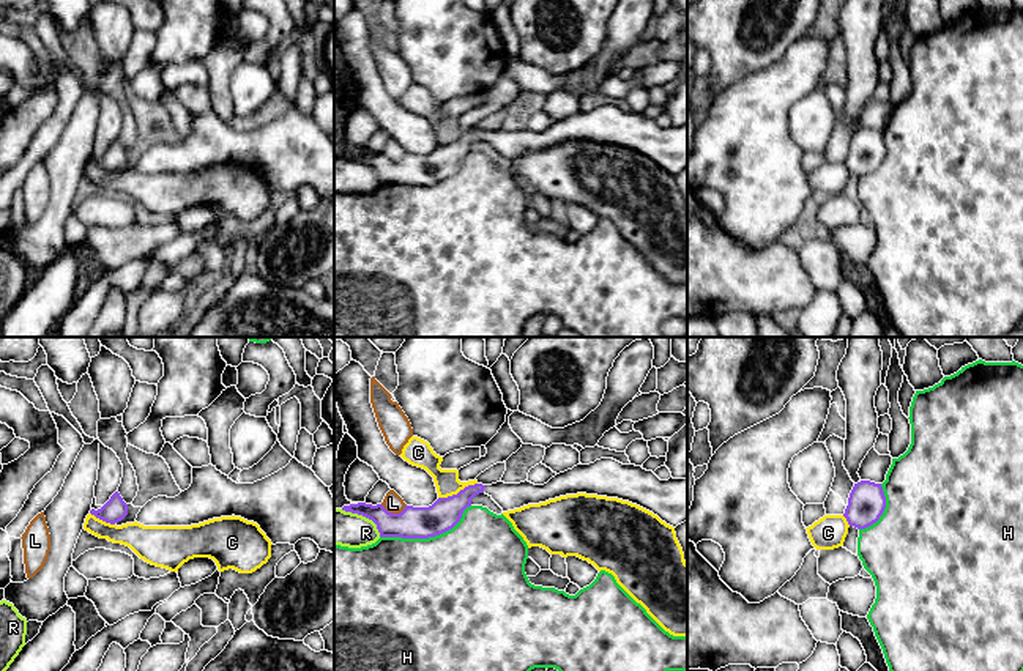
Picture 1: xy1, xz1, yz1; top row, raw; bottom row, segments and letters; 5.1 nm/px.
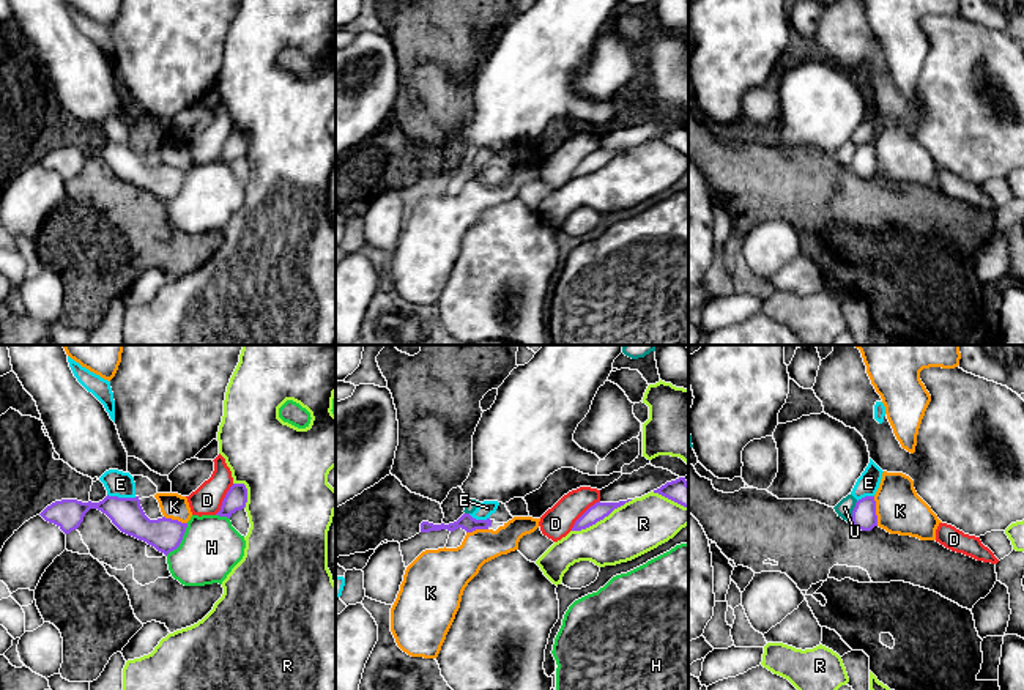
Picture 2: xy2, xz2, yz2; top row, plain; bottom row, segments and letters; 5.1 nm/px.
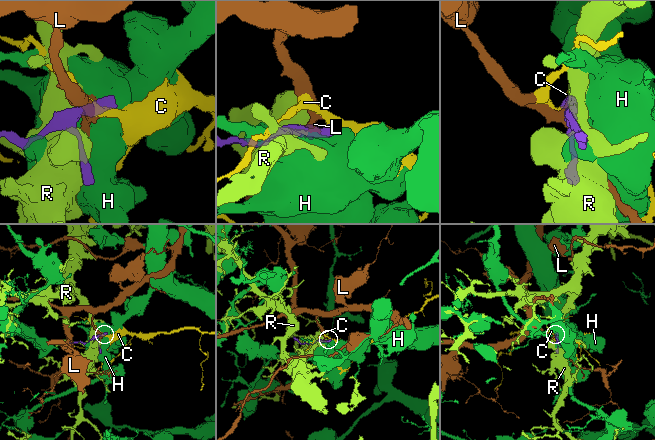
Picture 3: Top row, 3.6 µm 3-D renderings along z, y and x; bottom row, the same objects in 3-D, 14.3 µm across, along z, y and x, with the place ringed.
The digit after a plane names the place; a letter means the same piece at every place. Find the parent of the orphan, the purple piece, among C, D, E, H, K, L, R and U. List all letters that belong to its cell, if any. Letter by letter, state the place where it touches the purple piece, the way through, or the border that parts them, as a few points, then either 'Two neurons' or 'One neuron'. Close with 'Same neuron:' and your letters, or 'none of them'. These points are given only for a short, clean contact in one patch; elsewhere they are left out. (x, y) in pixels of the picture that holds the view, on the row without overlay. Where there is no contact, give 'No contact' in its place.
C: Touches purple at xz1 (459, 139). Boundary: xz1 (476, 129), (438, 145). Two neurons
D: Touches purple at xz2 (583, 161). Two neurons
E: Touches purple at xy2 (122, 145). Boundary: xy2 (107, 140), (136, 144). Two neurons
H: Touches purple at xz1 (427, 185). Two neurons
K: Touches purple at yz2 (875, 158). Boundary: yz2 (873, 144), (878, 172). Two neurons
L: Touches purple at xz1 (393, 161). Two neurons
R: Touches purple at xz2 (602, 166). Two neurons
U: Touches purple at yz2 (853, 159). Boundary: yz2 (857, 148), (851, 169). Two neurons
Same neuron: none of them

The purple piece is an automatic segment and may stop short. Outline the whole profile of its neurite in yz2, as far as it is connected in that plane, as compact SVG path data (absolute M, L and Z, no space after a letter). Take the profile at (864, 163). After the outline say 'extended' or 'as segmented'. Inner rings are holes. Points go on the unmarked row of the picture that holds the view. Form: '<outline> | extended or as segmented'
M865 143L855 150L851 169L862 178L871 178L874 173L877 173L874 143Z | as segmented

